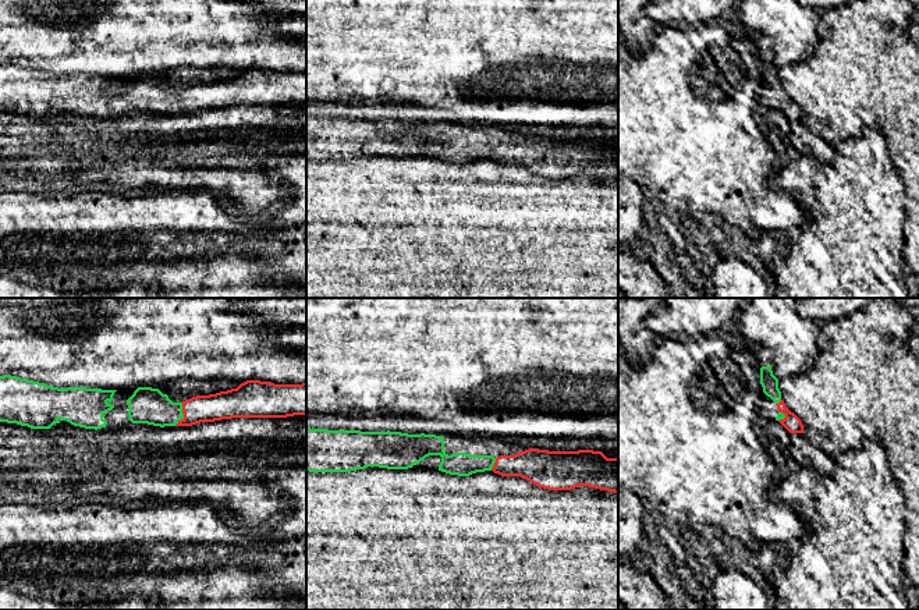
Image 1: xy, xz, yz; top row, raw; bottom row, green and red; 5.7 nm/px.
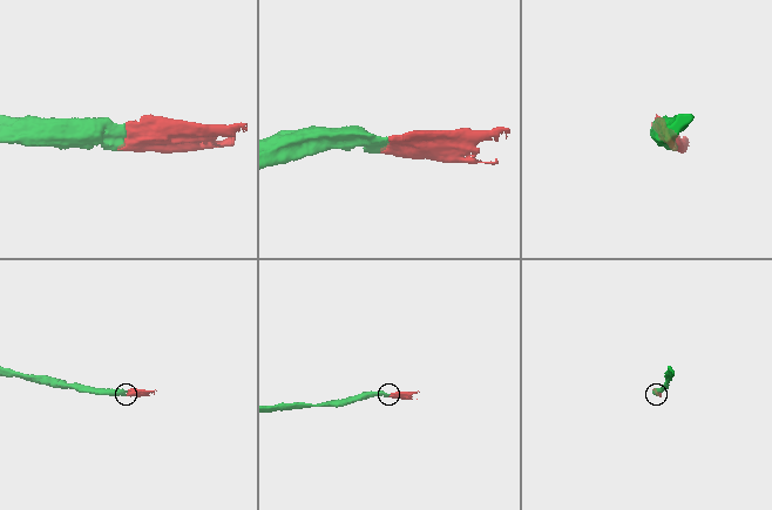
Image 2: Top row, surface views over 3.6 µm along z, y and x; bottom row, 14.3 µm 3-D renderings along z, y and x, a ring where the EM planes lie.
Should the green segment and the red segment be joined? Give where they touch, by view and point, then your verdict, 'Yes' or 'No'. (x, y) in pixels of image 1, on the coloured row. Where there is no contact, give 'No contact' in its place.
Touches green at xy (183, 414). Yes

